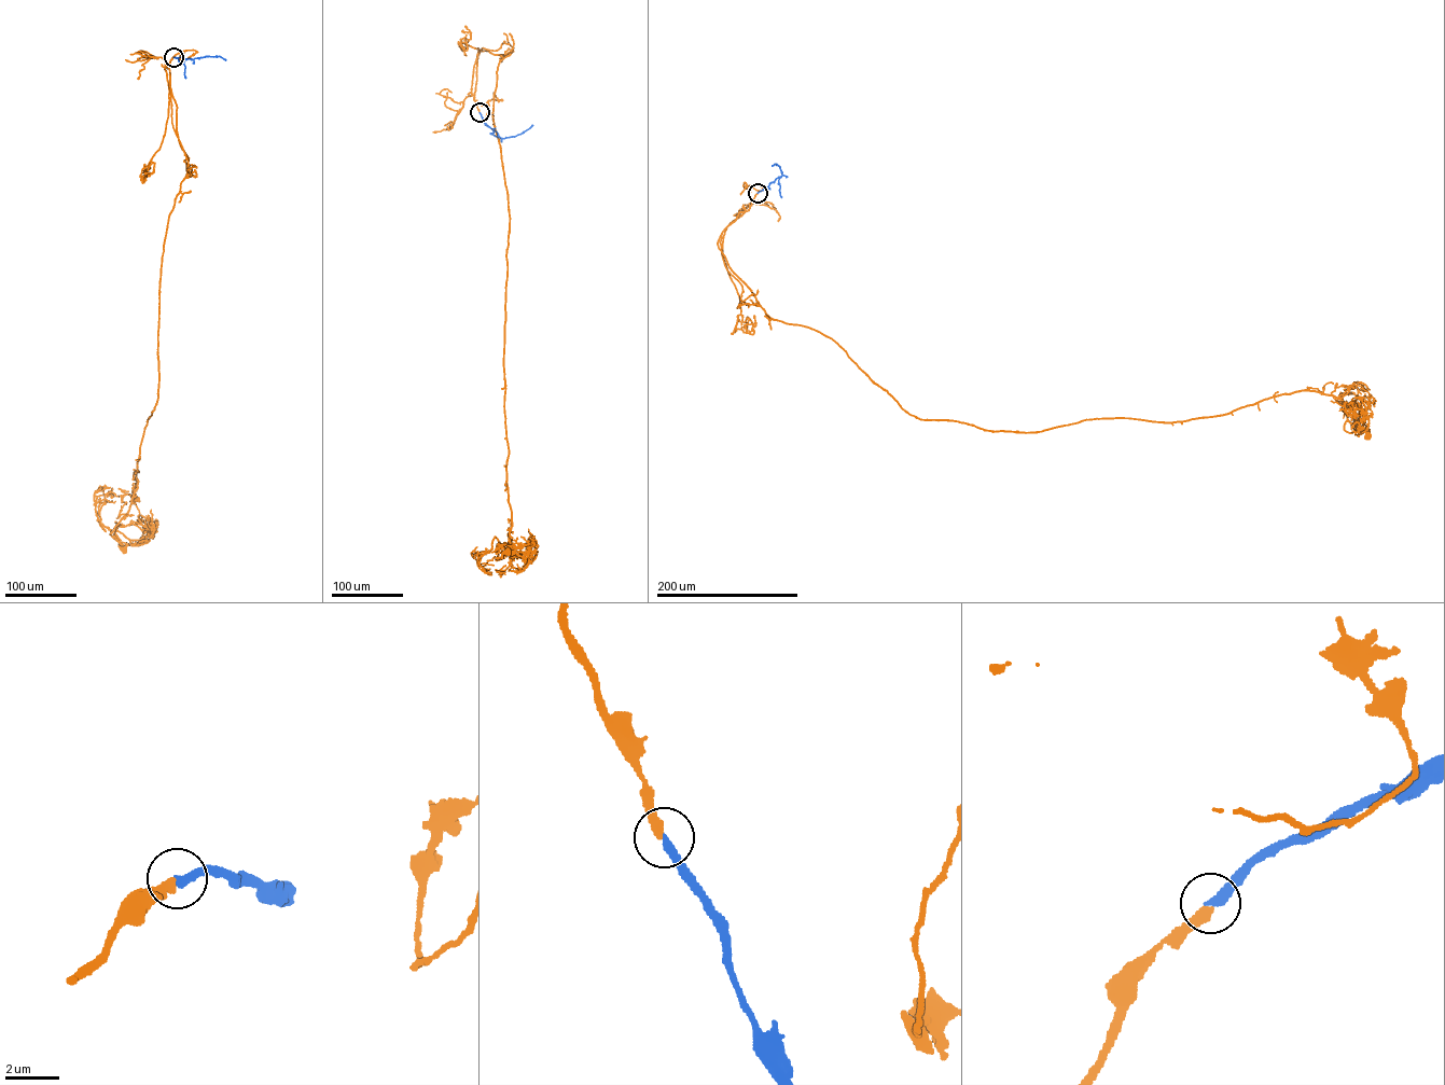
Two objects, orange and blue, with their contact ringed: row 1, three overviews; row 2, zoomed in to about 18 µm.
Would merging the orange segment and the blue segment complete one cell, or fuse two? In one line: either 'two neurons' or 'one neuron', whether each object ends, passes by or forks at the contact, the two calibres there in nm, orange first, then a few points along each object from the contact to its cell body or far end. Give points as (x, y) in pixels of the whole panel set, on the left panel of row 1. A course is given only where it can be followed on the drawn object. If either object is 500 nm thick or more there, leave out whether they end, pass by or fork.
one neuron; orange ends there; blue ends there; 380 nm thick on the orange side, 320 nm on the other; orange runs (172, 57), (167, 67), (186, 172), (164, 245), (156, 404), (140, 444), (137, 488), (114, 533), (123, 548); blue runs (174, 57), (192, 59), (219, 56), (226, 59)

